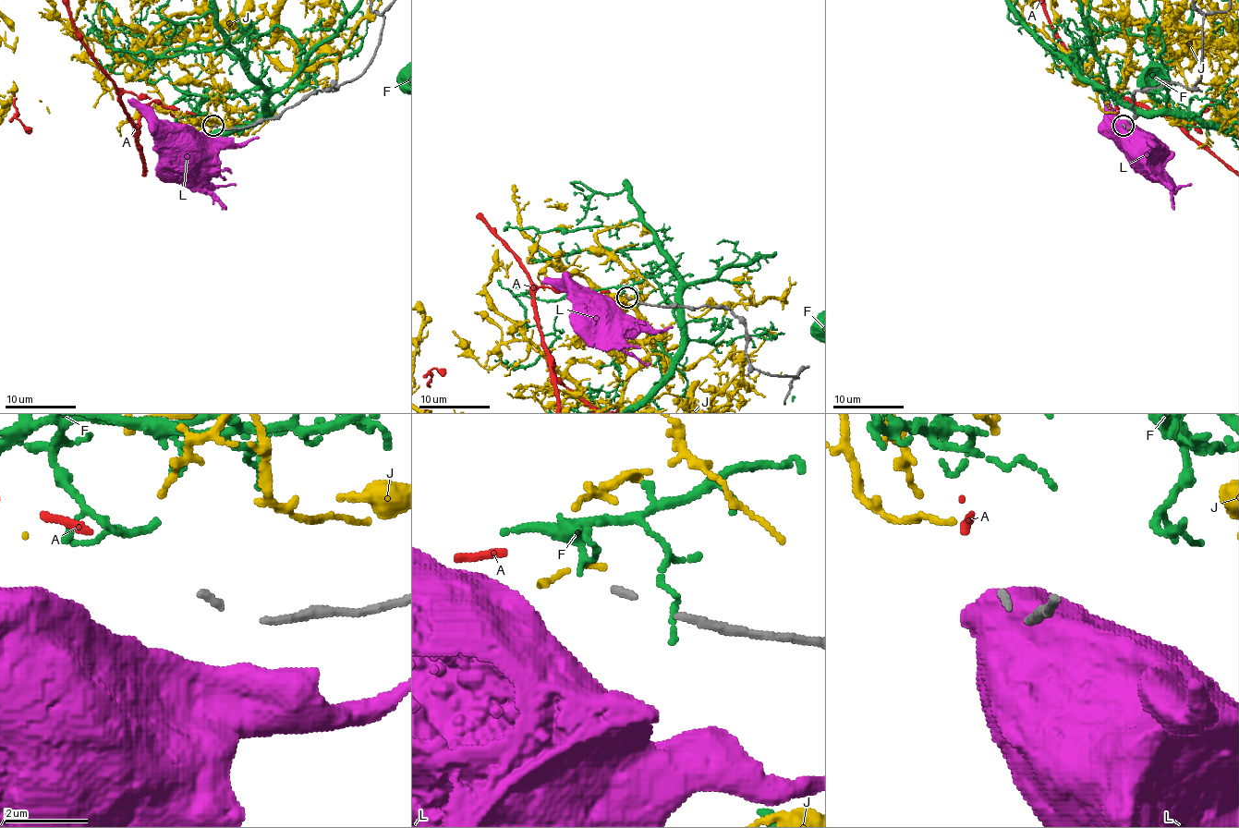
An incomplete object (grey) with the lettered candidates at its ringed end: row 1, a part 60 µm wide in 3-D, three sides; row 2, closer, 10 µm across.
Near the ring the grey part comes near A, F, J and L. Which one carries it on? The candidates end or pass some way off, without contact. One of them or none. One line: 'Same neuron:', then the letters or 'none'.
Same neuron: A

